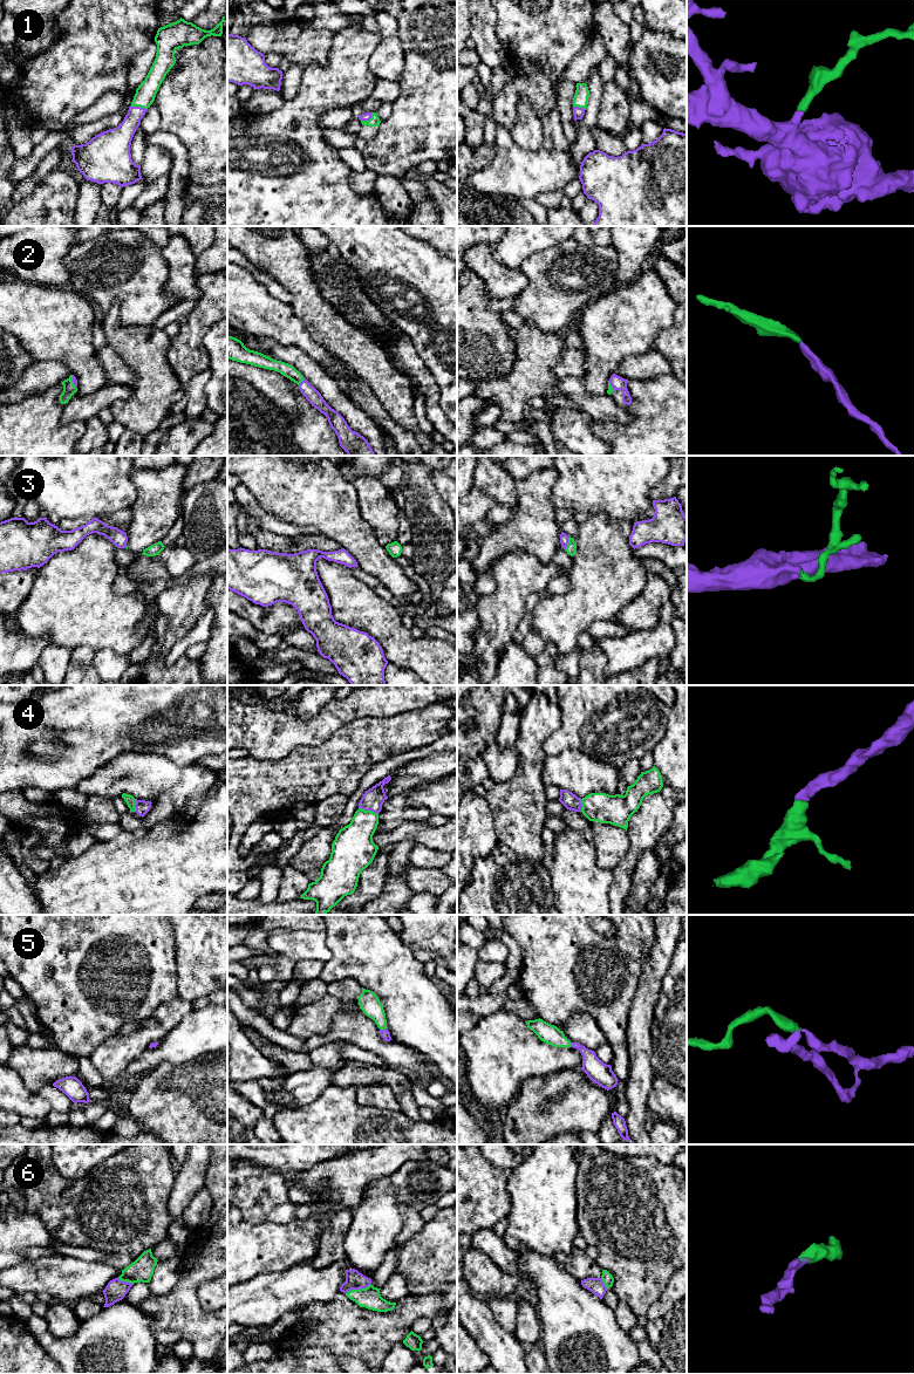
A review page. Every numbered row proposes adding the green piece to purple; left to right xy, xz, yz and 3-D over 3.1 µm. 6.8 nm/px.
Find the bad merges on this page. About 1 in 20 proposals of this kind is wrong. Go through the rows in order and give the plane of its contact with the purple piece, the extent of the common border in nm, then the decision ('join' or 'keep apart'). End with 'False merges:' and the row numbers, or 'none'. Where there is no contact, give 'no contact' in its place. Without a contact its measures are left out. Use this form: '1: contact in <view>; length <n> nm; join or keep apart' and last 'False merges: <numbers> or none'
1: contact in xy; length 120 nm; join
2: contact in xz; length 70 nm; join
3: contact in yz; length 100 nm; join
4: contact in xz; length 140 nm; join
5: contact in xz; length 50 nm; join
6: contact in xz; length 190 nm; join
False merges: none

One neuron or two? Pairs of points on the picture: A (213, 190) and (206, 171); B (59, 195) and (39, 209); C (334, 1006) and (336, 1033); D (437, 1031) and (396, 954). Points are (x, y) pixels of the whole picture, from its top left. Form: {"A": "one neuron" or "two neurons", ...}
{"A": "two neurons", "B": "one neuron", "C": "two neurons", "D": "one neuron"}

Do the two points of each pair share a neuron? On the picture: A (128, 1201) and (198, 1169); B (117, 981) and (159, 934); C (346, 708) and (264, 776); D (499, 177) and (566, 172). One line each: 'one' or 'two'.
A: two
B: one
C: two
D: one

